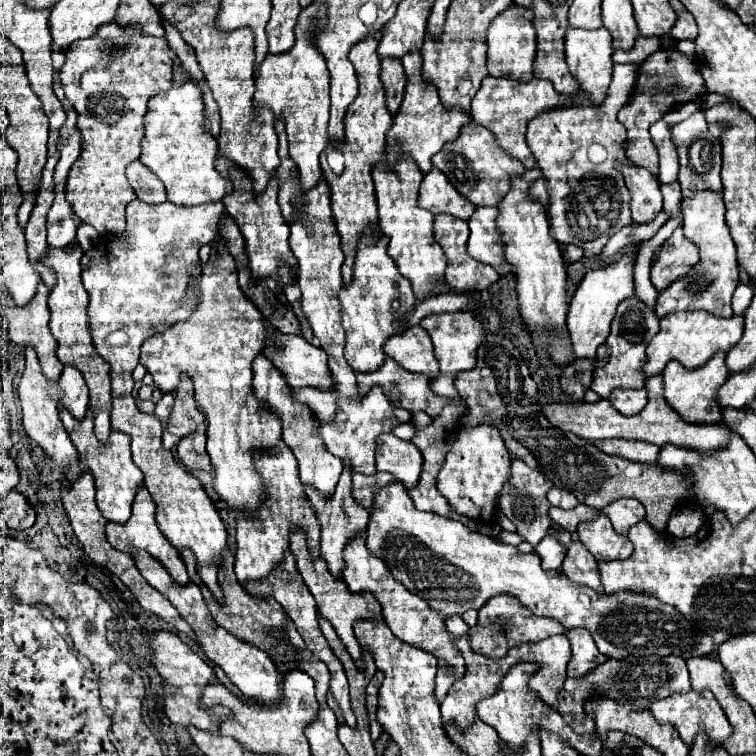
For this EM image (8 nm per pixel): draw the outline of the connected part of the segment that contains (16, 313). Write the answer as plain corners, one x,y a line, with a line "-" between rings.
41,283
37,287
37,295
31,303
27,303
25,307
15,307
11,301
3,301
1,307
5,311
5,317
9,321
9,337
15,345
19,347
33,347
37,351
37,357
39,357
39,363
41,363
41,369
43,369
43,375
45,379
49,381
57,381
61,377
61,371
63,371
63,365
59,363
55,351
57,351
57,339
51,335
49,331
49,317
51,317
51,311
47,307
47,297
49,297
49,291
47,287

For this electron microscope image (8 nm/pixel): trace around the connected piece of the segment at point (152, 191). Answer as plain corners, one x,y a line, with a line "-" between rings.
135,161
127,167
127,179
141,201
163,203
167,199
163,183
155,179
155,175
151,175
151,171
147,171
147,167
141,161

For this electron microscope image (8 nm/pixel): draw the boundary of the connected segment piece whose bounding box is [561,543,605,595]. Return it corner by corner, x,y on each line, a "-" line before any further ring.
571,543
571,547
567,549
565,561
561,565
561,569
565,571
565,575
579,585
591,587
593,591
597,591
599,595
605,593
603,585
599,581
599,569
597,569
597,561
595,557
581,545
581,543

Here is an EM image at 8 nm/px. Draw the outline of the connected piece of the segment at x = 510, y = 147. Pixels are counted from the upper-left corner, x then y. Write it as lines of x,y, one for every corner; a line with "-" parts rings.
487,75
481,83
481,89
477,91
477,95
471,101
471,117
473,117
473,121
487,127
495,135
495,139
503,151
517,157
527,169
533,169
535,157
525,157
525,151
523,151
525,127
527,127
529,119
533,119
535,115
539,115
545,109
563,105
566,103
566,99
567,95
565,94
564,101
561,99
561,94
555,91
552,83
548,80
534,77
527,83
517,83
513,79
495,79
495,77

